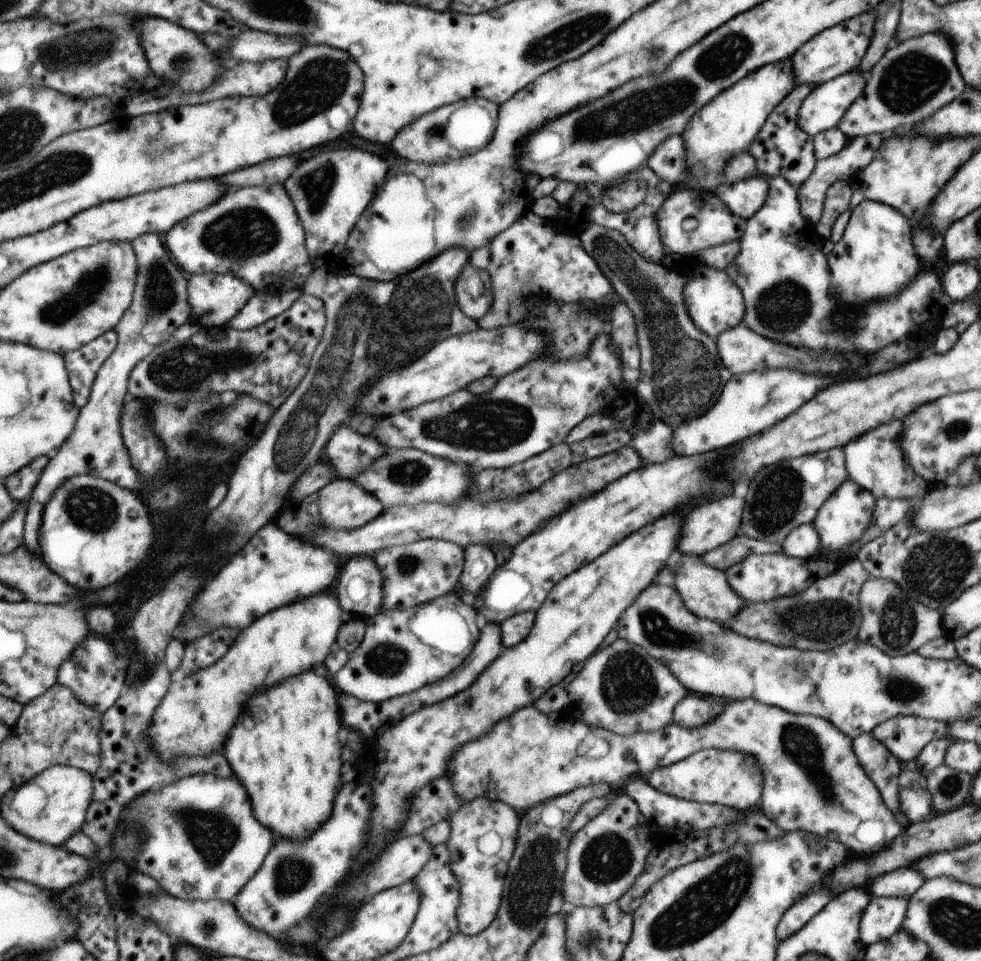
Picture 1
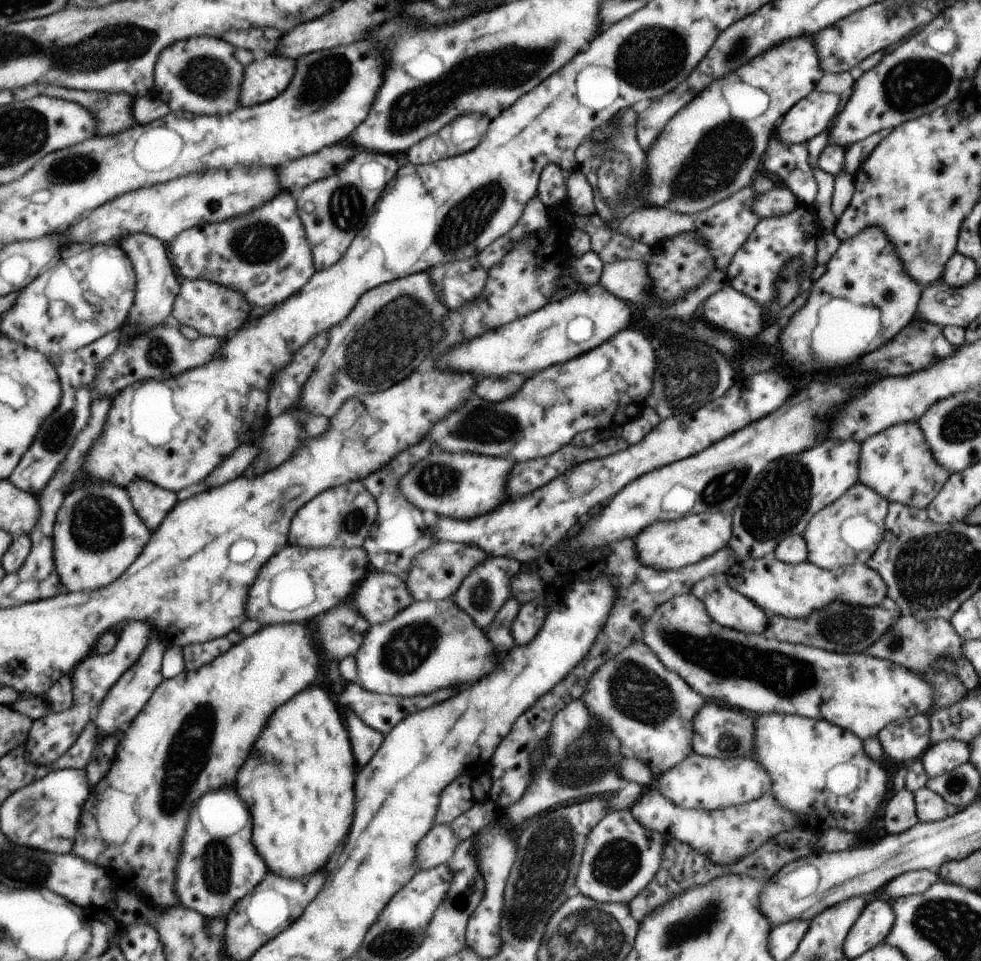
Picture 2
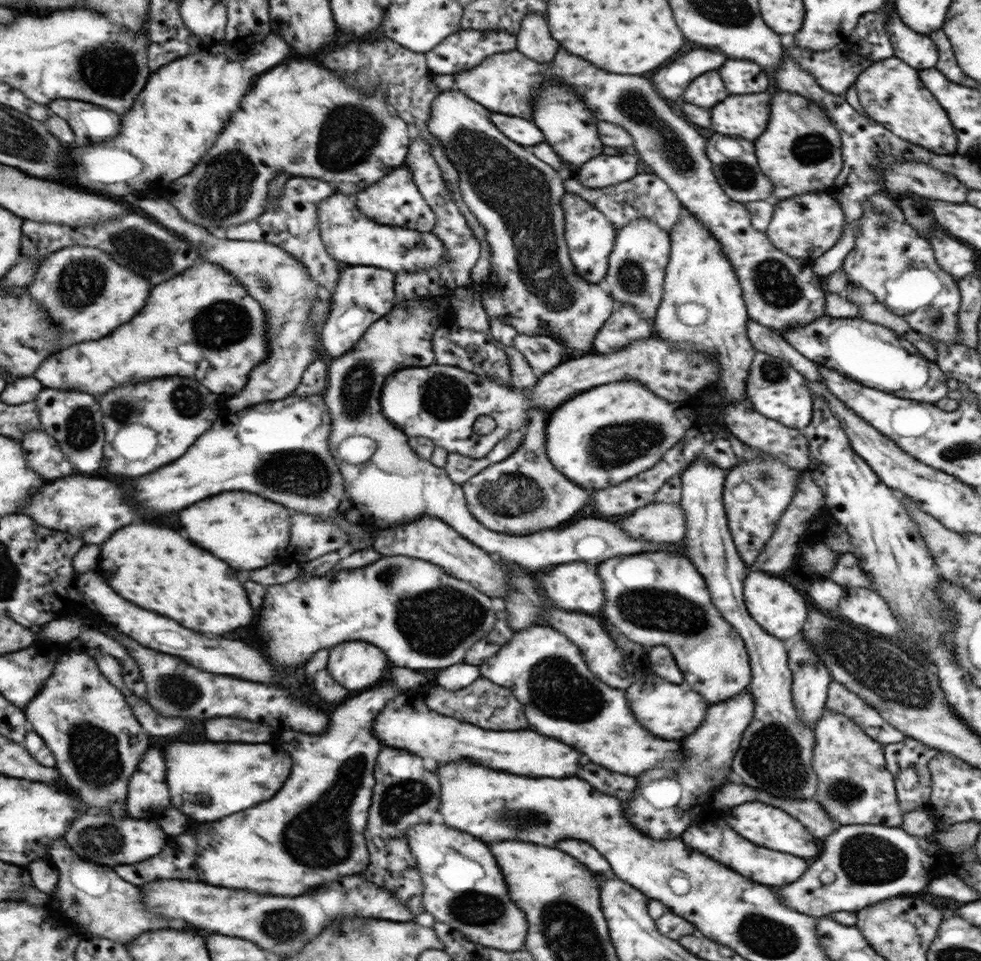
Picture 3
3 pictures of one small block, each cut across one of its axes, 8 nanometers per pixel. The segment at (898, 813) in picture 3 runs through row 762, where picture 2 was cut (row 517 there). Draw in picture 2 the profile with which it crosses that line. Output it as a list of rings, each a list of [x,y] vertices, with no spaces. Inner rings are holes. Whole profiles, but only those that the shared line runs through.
[[[855,483],[845,494],[818,511],[806,524],[801,534],[807,544],[806,561],[827,570],[864,563],[885,538],[885,518],[888,510],[889,502],[886,497],[863,483]]]

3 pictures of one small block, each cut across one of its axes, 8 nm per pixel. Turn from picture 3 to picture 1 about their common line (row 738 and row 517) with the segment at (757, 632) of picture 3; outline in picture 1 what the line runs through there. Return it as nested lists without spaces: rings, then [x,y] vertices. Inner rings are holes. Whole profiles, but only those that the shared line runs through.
[[[832,448],[795,460],[781,460],[762,468],[742,492],[744,510],[738,534],[767,543],[781,544],[794,528],[811,524],[827,498],[847,479],[845,453]]]

